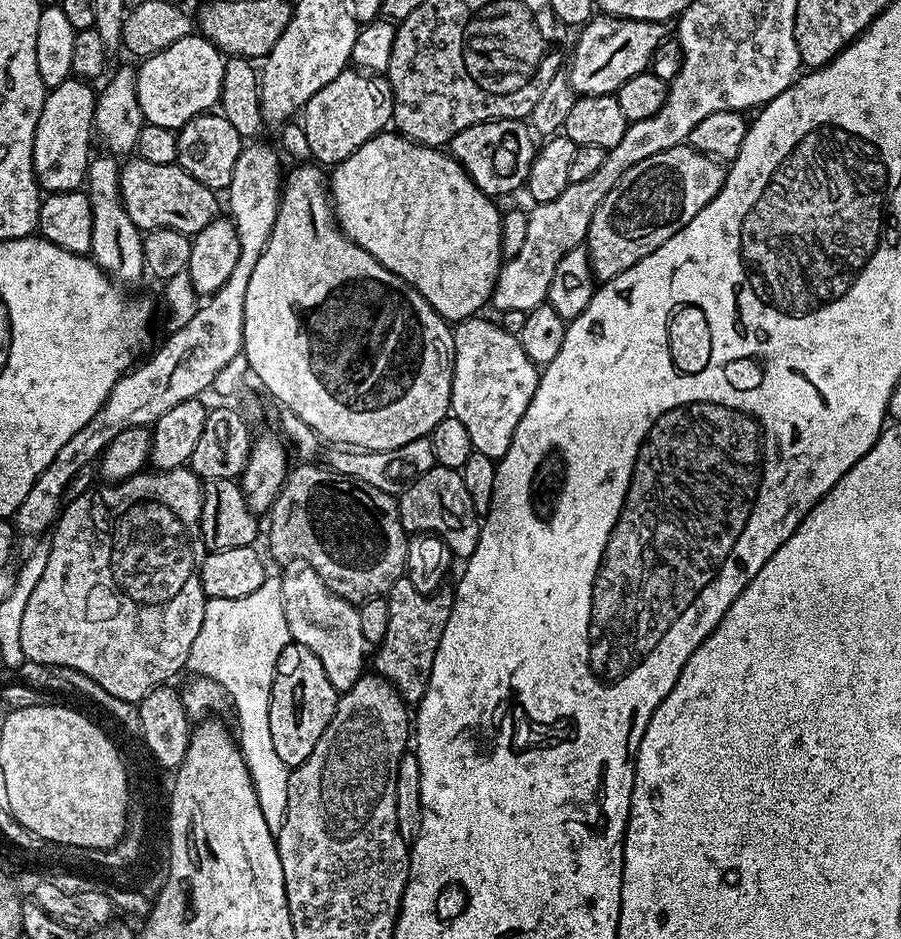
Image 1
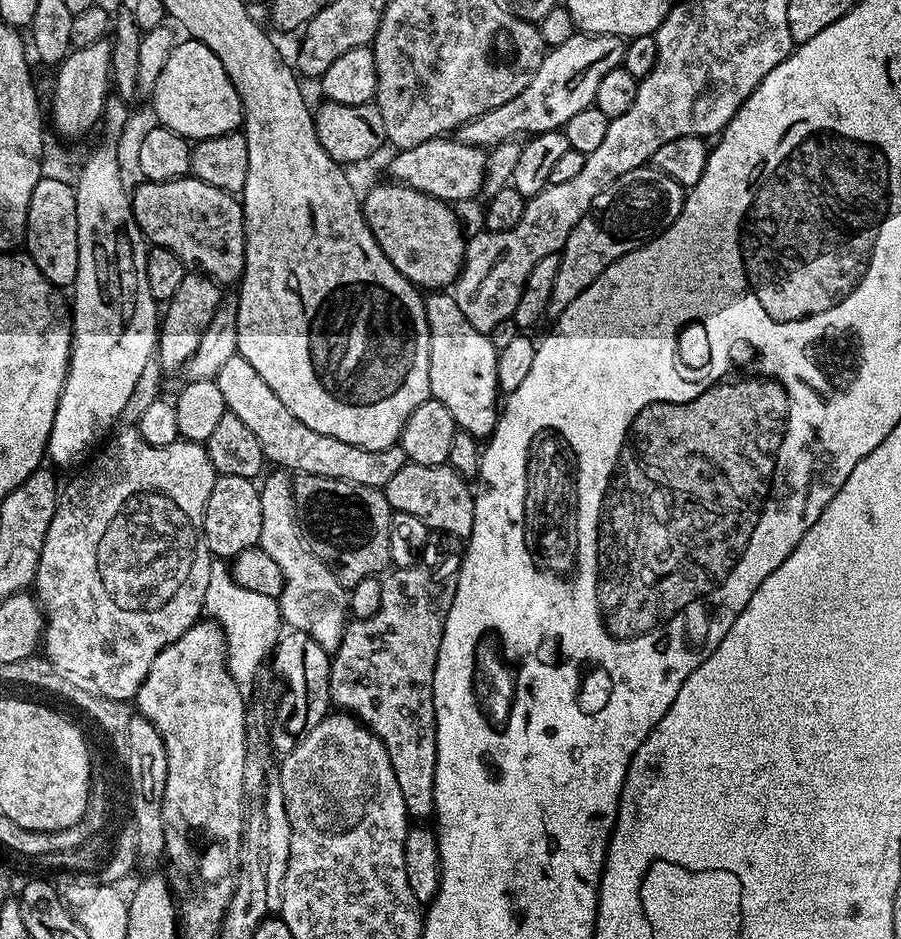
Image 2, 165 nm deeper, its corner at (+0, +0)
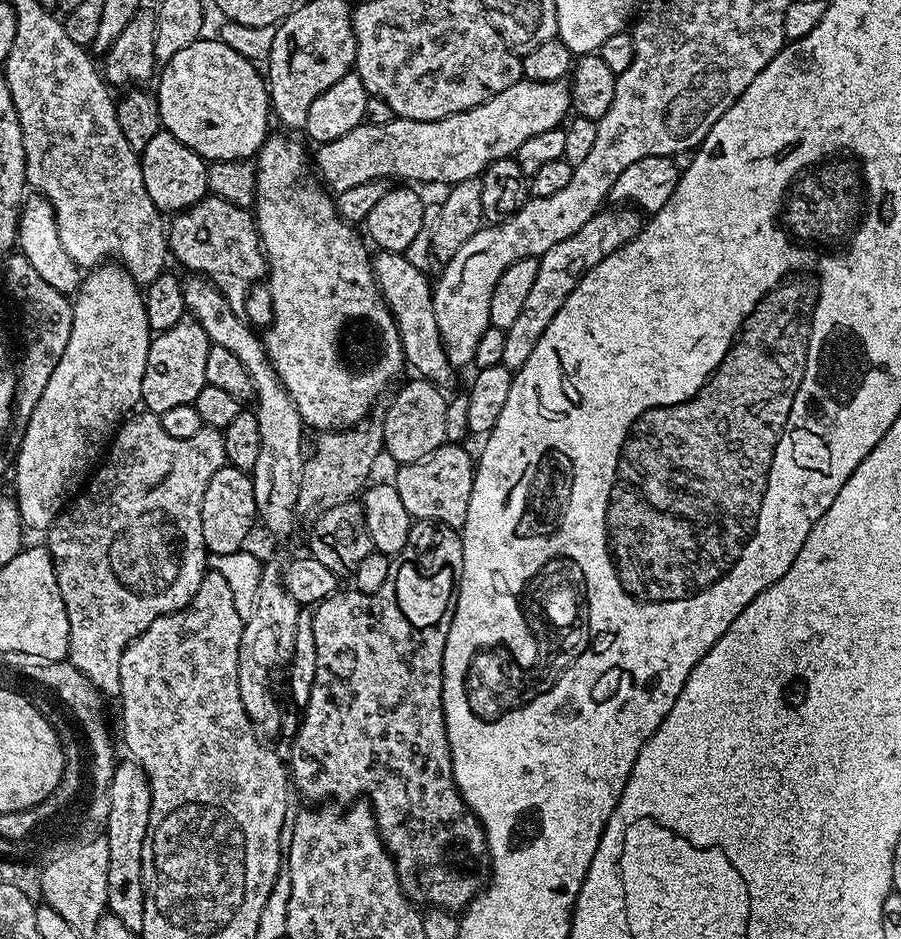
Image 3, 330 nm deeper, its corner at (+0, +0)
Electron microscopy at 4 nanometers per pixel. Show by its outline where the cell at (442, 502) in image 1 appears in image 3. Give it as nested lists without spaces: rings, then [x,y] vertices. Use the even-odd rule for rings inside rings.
[[[445,442],[425,458],[413,464],[399,465],[395,470],[394,483],[402,506],[410,513],[413,521],[427,520],[448,530],[463,529],[466,510],[470,510],[470,490],[474,486],[474,456],[467,452],[464,444]]]

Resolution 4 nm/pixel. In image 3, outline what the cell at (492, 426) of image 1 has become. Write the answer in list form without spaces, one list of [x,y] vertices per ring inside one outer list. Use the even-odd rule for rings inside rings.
[[[383,250],[375,253],[372,268],[376,272],[376,284],[388,303],[388,309],[396,320],[404,346],[404,358],[409,369],[413,368],[417,377],[430,380],[437,386],[444,383],[454,375],[452,363],[444,349],[438,330],[438,318],[434,314],[432,305],[433,285],[428,284],[424,272],[407,255],[398,252]]]

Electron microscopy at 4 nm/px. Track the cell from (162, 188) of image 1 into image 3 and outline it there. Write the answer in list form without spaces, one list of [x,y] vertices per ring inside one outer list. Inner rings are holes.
[[[211,194],[184,212],[175,213],[166,228],[168,247],[173,261],[177,260],[189,273],[204,276],[230,302],[234,314],[247,317],[248,295],[252,284],[265,279],[268,262],[256,229],[255,215]]]

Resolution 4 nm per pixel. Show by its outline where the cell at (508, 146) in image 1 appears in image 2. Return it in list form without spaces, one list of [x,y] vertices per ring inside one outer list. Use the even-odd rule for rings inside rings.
[[[436,136],[432,140],[418,142],[418,146],[413,148],[401,148],[395,155],[388,164],[388,172],[392,175],[389,177],[395,183],[445,202],[472,200],[481,195],[488,162],[488,152],[483,148],[470,146],[459,138]]]

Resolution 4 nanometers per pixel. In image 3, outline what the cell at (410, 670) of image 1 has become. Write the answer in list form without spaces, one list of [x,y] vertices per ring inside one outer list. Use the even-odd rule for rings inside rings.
[[[427,520],[415,521],[410,530],[408,545],[405,546],[405,548],[403,548],[403,550],[392,560],[390,574],[386,574],[386,582],[382,582],[380,589],[374,590],[374,594],[366,594],[365,592],[358,592],[355,590],[349,590],[349,592],[337,590],[333,592],[331,596],[326,597],[321,604],[317,604],[311,609],[312,621],[314,622],[314,646],[316,647],[316,653],[318,654],[318,662],[316,663],[316,669],[314,670],[314,686],[310,690],[310,702],[302,710],[301,716],[304,717],[301,718],[300,729],[297,730],[296,737],[292,740],[290,780],[294,785],[295,791],[297,788],[297,790],[300,791],[308,800],[324,800],[320,802],[328,802],[328,799],[332,799],[344,800],[343,802],[356,802],[361,798],[366,798],[367,803],[372,805],[372,810],[376,813],[376,825],[380,827],[380,837],[384,839],[385,848],[387,848],[388,853],[392,856],[393,860],[396,861],[396,871],[400,875],[400,884],[403,885],[404,890],[408,893],[409,897],[416,902],[425,900],[425,905],[433,908],[443,908],[445,910],[457,910],[456,908],[460,908],[459,910],[464,910],[467,909],[469,902],[471,902],[474,897],[479,896],[482,889],[485,887],[486,881],[490,876],[490,861],[488,859],[488,839],[484,833],[484,828],[480,824],[480,819],[469,810],[468,803],[461,798],[458,786],[452,777],[452,755],[450,754],[450,742],[448,741],[448,735],[446,734],[446,718],[444,717],[444,703],[442,702],[442,678],[444,677],[442,674],[442,658],[444,657],[444,651],[446,650],[446,634],[450,634],[450,622],[454,622],[454,610],[456,609],[456,603],[458,602],[458,590],[460,589],[462,566],[464,565],[464,541],[457,537],[455,540],[452,536],[455,535],[442,530],[441,525],[433,524]]]

